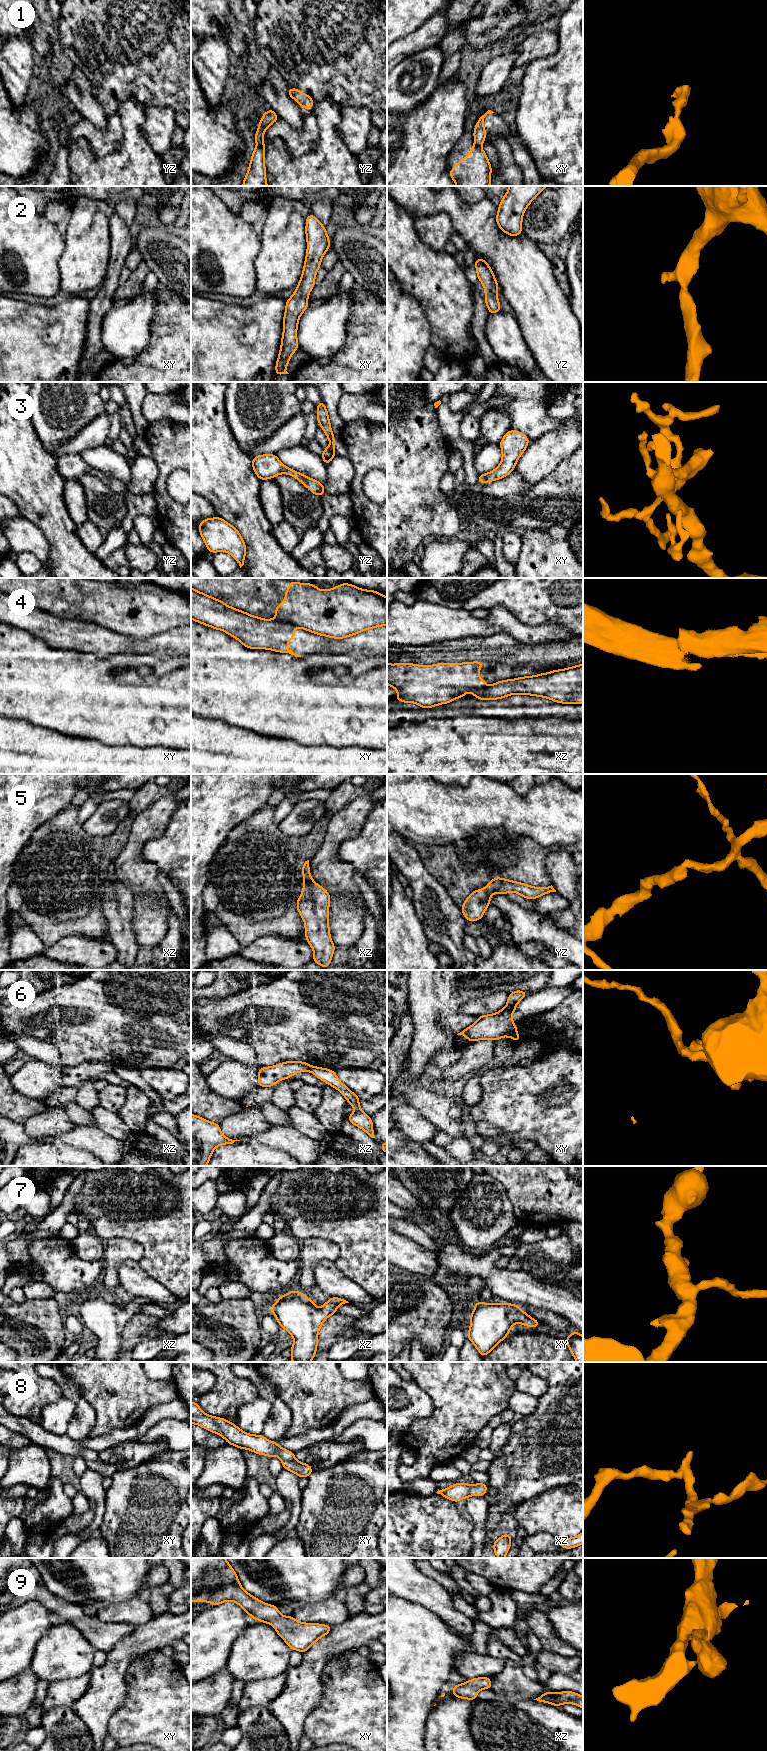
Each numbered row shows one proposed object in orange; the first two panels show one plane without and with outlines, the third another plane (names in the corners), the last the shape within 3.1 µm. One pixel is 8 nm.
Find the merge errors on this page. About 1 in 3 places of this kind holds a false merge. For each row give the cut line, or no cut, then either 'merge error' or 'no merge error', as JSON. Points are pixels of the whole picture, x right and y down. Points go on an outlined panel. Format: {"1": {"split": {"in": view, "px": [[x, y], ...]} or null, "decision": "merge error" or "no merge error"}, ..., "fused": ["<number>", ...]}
{"1": {"split": {"in": "yz", "px": [[262, 142], [257, 145]]}, "decision": "merge error"}, "2": {"split": null, "decision": "no merge error"}, "3": {"split": null, "decision": "no merge error"}, "4": {"split": {"in": "xy", "px": [[275, 618], [295, 625]]}, "decision": "merge error"}, "5": {"split": null, "decision": "no merge error"}, "6": {"split": {"in": "xy", "px": [[514, 1024], [505, 1035]]}, "decision": "merge error"}, "7": {"split": null, "decision": "no merge error"}, "8": {"split": null, "decision": "no merge error"}, "9": {"split": null, "decision": "no merge error"}, "fused": ["1", "4", "6"]}

